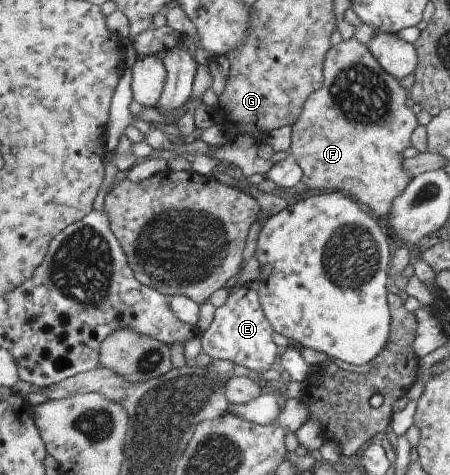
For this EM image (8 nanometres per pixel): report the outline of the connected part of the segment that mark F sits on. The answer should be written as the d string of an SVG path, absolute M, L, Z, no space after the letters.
M354 37L336 45L328 55L325 67L324 89L311 95L311 99L304 110L303 117L293 126L292 155L300 162L300 165L305 171L304 182L308 189L318 189L322 193L326 193L327 191L330 191L330 193L332 193L332 191L342 191L342 193L347 193L350 197L354 197L360 205L368 205L376 215L380 215L380 219L386 220L388 213L392 211L392 203L400 197L400 193L405 191L408 187L408 183L412 181L412 177L410 177L410 175L402 169L402 165L400 165L400 163L402 163L402 155L400 155L400 153L402 153L402 149L410 147L410 137L412 137L412 133L415 133L416 125L418 125L416 115L414 115L414 113L408 109L408 105L406 105L406 89L398 83L396 77L384 71L379 61L372 57L372 52L368 51L368 47L366 47L364 43L360 43L360 39Z

